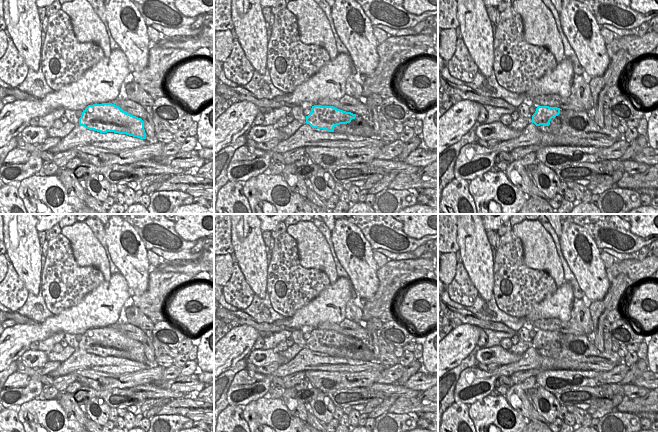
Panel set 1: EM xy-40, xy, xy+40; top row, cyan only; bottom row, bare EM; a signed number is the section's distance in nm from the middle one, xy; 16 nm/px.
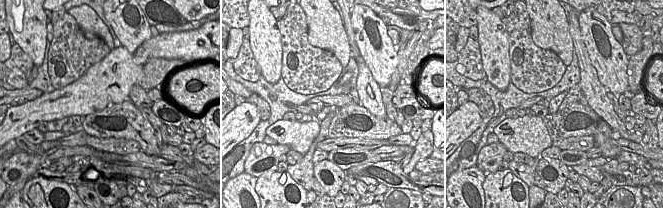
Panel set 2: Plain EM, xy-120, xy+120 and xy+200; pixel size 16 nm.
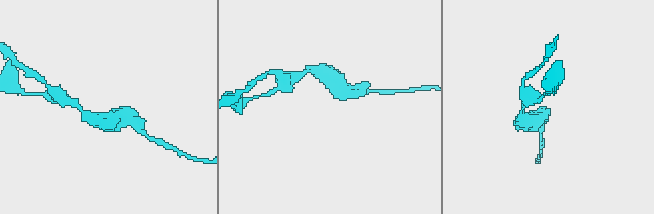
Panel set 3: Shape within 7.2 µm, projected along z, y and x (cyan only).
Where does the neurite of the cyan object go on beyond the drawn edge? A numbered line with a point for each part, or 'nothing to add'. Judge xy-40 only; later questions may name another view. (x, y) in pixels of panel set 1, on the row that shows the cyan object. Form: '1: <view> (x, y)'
nothing to add

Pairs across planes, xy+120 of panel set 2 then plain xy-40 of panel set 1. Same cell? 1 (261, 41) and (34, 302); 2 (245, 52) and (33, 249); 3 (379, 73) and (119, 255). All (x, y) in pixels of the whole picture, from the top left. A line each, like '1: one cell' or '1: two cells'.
1: two cells
2: two cells
3: one cell

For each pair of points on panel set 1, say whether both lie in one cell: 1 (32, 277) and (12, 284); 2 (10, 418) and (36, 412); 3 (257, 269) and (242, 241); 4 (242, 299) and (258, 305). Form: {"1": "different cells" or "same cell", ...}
{"1": "different cells", "2": "different cells", "3": "same cell", "4": "different cells"}

